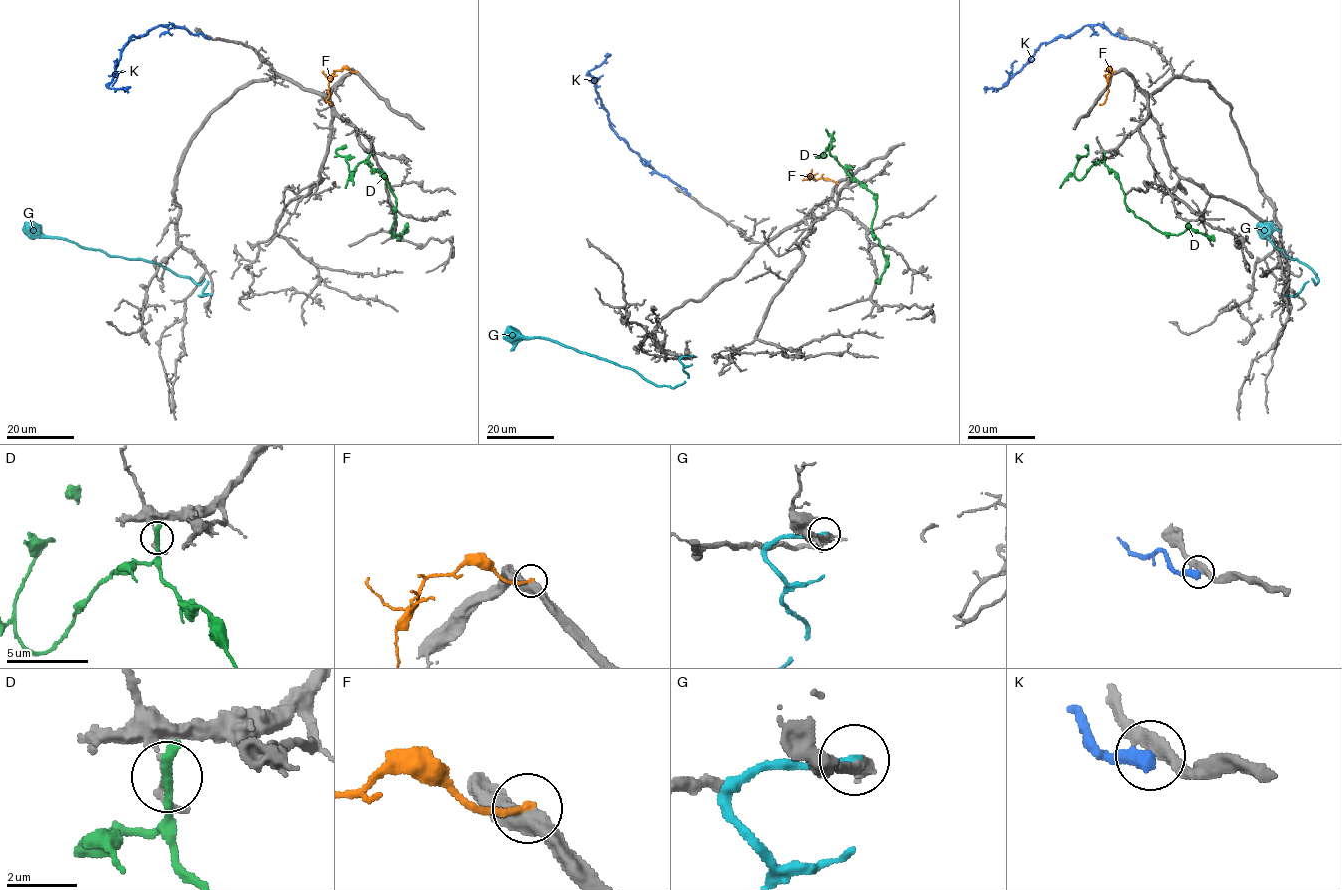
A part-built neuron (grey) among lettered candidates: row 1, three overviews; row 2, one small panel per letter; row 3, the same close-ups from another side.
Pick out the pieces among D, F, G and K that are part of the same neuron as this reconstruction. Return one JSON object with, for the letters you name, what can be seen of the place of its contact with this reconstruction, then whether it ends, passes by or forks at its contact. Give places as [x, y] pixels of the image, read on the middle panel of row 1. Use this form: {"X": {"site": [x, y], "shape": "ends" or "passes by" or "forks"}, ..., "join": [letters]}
{"join": []}

